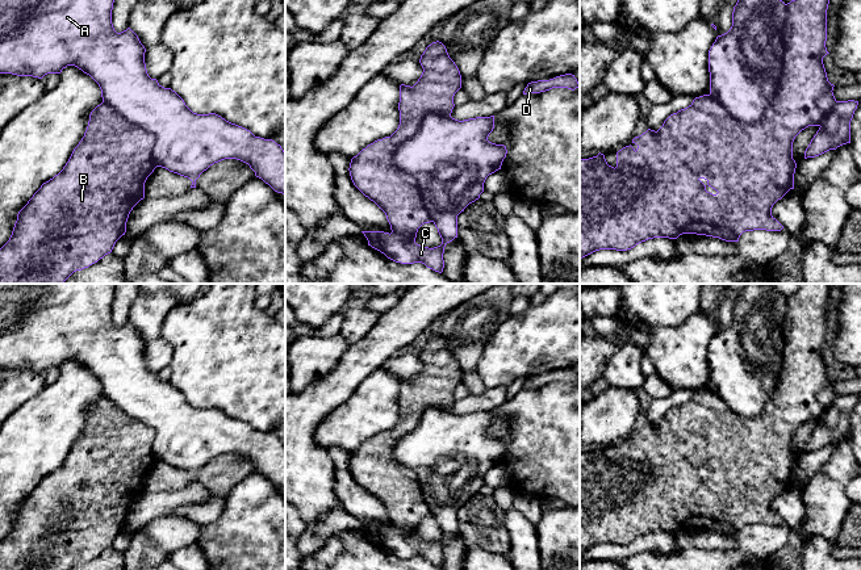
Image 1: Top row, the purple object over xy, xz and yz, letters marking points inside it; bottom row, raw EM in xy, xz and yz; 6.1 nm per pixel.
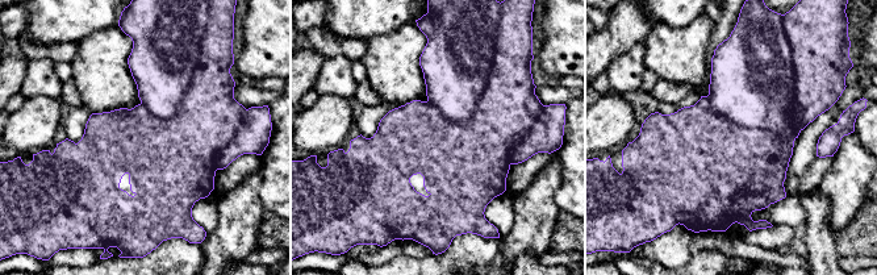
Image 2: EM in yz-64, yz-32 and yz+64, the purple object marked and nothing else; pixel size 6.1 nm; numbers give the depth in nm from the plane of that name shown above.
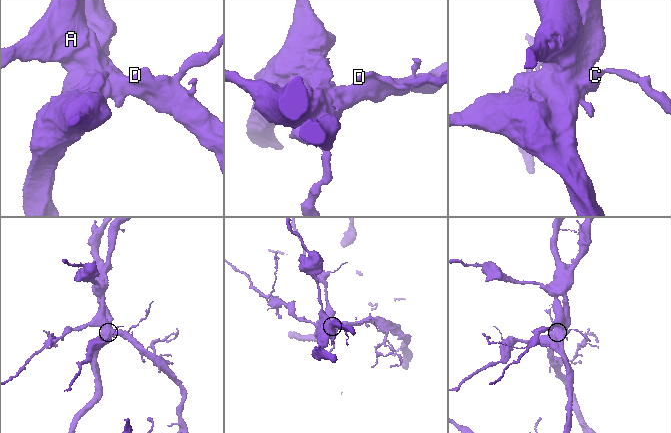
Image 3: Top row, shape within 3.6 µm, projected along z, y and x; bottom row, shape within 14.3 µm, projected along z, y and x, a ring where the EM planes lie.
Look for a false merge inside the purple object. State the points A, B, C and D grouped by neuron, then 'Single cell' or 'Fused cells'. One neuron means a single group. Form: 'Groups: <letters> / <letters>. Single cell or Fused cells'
Groups: A C D / B. Fused cells

